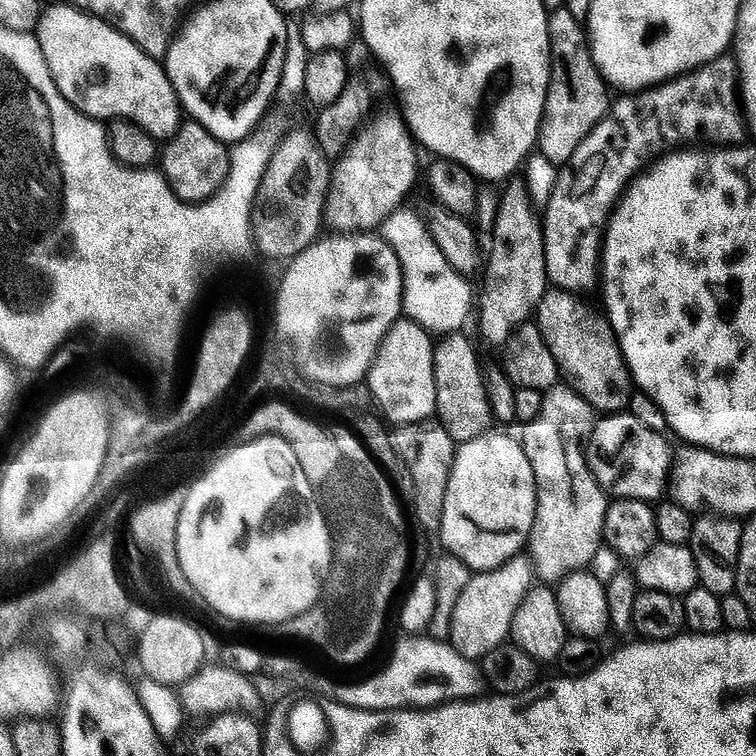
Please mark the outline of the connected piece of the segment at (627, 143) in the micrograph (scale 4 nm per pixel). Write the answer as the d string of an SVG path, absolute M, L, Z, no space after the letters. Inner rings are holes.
M725 54L719 56L718 59L712 60L705 67L689 72L683 76L677 76L663 84L657 84L655 88L641 90L635 94L621 95L621 100L611 105L608 109L608 115L604 117L603 122L595 128L590 134L590 138L586 138L586 142L582 142L582 146L578 146L578 154L574 154L574 158L570 158L568 164L563 165L559 169L554 194L550 202L546 206L547 216L544 216L542 227L544 229L544 257L546 258L546 270L548 271L548 283L555 286L563 292L573 294L584 294L592 287L597 287L598 277L602 272L602 243L606 235L606 227L608 221L616 207L620 203L623 195L628 190L629 184L641 175L653 162L661 159L665 154L671 153L673 150L679 149L681 146L696 146L703 136L708 136L709 145L712 146L740 146L745 143L744 140L750 134L750 127L742 107L741 97L738 95L738 85L741 83L740 70L737 61L731 55Z

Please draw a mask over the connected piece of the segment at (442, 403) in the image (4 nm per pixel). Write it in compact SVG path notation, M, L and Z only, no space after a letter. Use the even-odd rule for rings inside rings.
M450 334L435 347L436 413L452 440L461 444L472 441L490 429L492 410L484 378L473 346L464 334Z

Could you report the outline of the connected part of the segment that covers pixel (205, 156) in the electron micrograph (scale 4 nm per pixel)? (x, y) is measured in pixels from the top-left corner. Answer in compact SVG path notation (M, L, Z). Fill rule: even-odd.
M195 122L181 123L172 139L163 145L162 164L163 160L162 175L172 187L172 193L193 206L211 200L223 188L231 168L229 145Z

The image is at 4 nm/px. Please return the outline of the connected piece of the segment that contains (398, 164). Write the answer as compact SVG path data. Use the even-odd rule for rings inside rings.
M377 115L372 126L359 133L335 165L326 220L336 227L337 233L368 234L379 229L395 212L401 211L400 203L416 184L417 145L403 115L395 115Z

